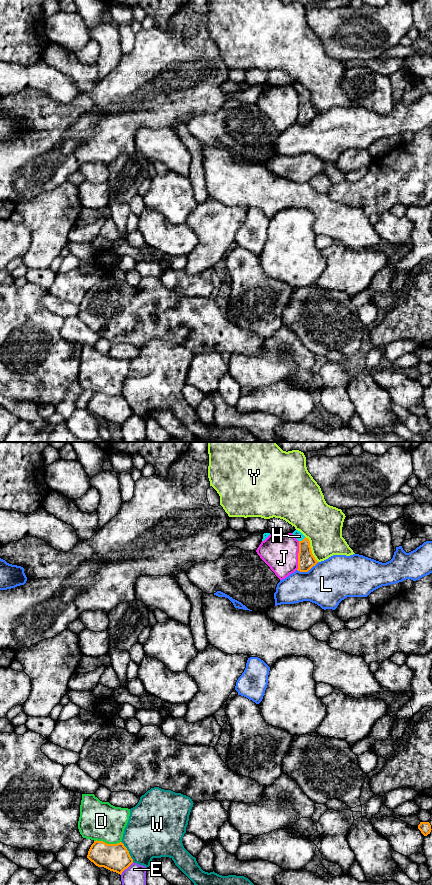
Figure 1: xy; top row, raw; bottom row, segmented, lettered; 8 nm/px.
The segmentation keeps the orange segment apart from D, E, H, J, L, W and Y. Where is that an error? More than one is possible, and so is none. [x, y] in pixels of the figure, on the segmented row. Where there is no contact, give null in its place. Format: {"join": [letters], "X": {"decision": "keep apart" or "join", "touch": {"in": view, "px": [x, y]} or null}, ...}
{"join": ["H"], "D": {"decision": "keep apart", "touch": {"in": "xy", "px": [106, 843]}}, "E": {"decision": "keep apart", "touch": {"in": "xy", "px": [126, 868]}}, "H": {"decision": "join", "touch": {"in": "xy", "px": [303, 539]}}, "J": {"decision": "keep apart", "touch": {"in": "xy", "px": [298, 555]}}, "L": {"decision": "keep apart", "touch": {"in": "xy", "px": [307, 571]}}, "W": {"decision": "keep apart", "touch": {"in": "xy", "px": [128, 851]}}, "Y": {"decision": "keep apart", "touch": {"in": "xy", "px": [310, 549]}}}

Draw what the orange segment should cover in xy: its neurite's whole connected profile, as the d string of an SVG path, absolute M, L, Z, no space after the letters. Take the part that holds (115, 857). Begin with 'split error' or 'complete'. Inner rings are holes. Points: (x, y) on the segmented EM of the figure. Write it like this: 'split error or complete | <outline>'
complete | M96 840L91 845L87 858L96 866L104 867L120 875L133 863L129 851L122 842L107 844Z

